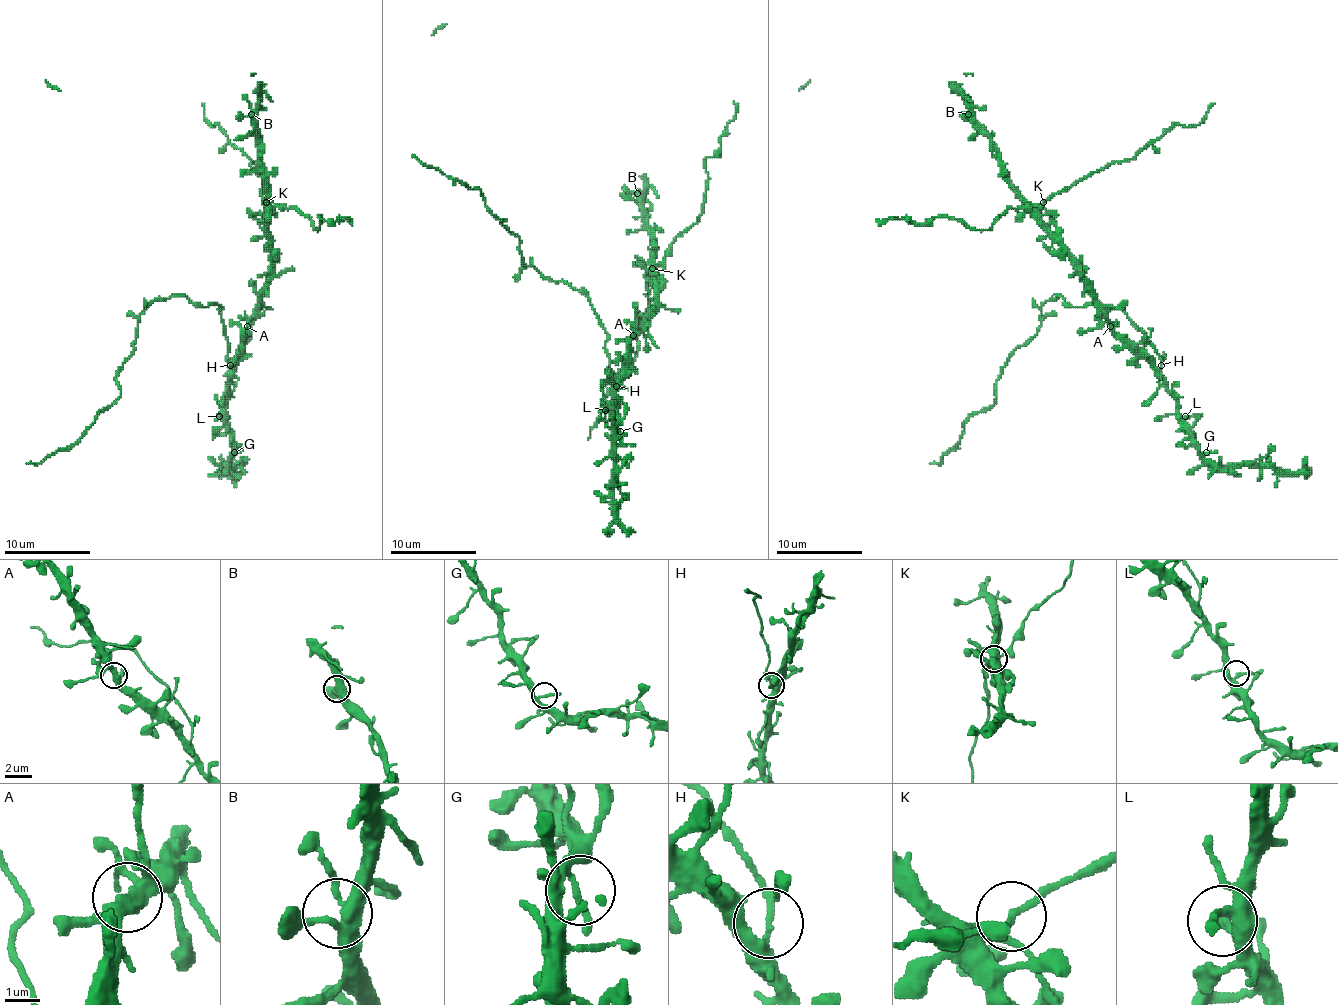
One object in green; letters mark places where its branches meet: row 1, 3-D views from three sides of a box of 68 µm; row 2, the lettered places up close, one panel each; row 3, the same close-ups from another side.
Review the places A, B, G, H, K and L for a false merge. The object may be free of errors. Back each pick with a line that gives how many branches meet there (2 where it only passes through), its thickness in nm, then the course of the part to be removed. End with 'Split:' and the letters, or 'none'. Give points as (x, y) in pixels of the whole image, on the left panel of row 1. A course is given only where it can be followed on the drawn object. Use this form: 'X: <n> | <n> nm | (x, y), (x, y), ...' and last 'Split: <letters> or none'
H: 4 | 200 nm | (230, 365), (219, 305), (157, 298), (140, 315), (133, 352), (116, 378), (120, 395), (73, 444), (26, 463)
Split: H

